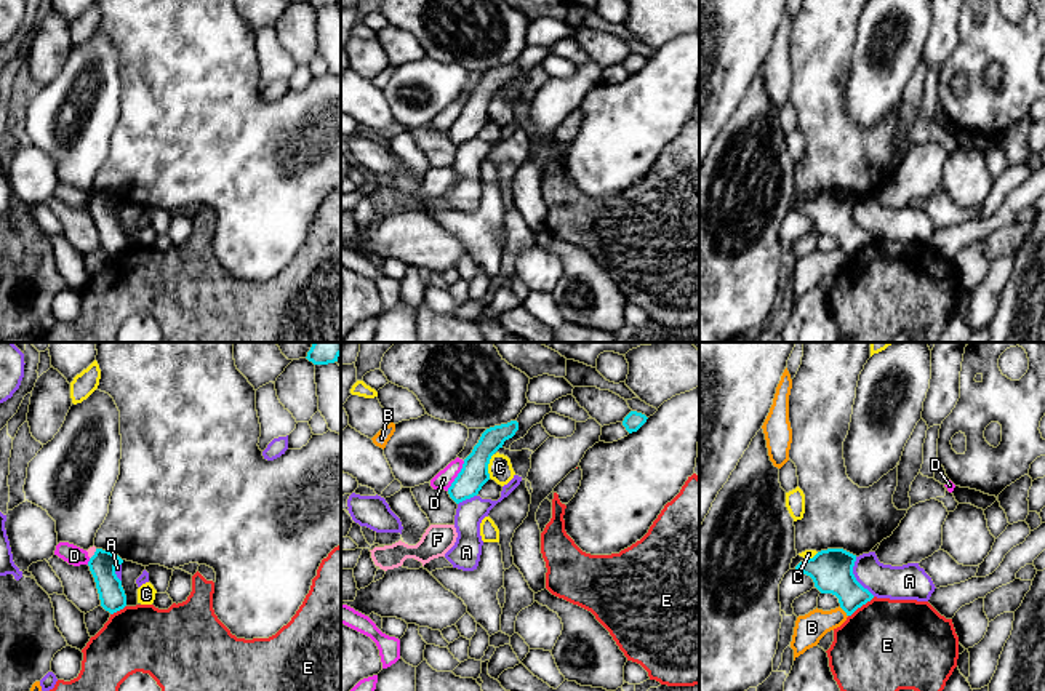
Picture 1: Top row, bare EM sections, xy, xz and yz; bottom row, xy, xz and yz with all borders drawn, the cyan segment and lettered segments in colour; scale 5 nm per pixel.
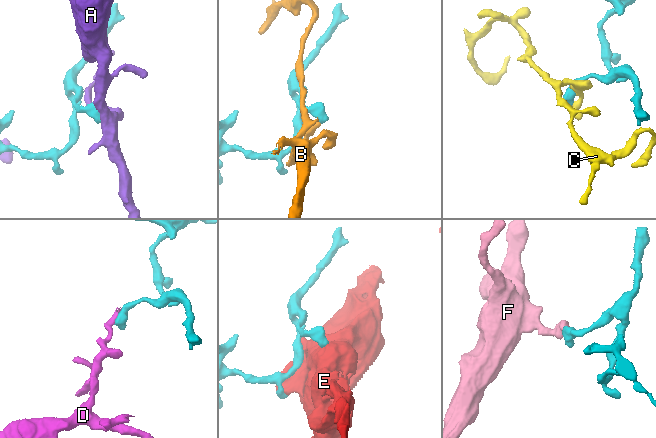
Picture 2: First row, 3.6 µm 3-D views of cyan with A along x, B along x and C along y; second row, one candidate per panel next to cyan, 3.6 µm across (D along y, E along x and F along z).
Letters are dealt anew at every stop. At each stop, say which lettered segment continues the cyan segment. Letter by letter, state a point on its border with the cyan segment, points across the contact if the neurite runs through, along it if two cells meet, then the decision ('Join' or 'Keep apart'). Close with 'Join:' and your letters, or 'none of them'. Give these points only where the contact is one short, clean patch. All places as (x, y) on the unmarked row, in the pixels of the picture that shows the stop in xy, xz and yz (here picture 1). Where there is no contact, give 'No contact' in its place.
A: Touches cyan at yz (855, 219). Boundary: yz (855, 199), (853, 218), (874, 237). Keep apart
B: Touches cyan at yz (844, 251). Boundary: yz (839, 248), (847, 258). Keep apart
C: Touches cyan at xz (487, 107). Keep apart
D: Touches cyan at xz (458, 117). Boundary: xz (464, 103), (447, 131). Keep apart
E: Touches cyan at yz (861, 247). Keep apart
F: Touches cyan at xy (95, 195). Boundary: xy (96, 191), (90, 200). Keep apart
Join: none of them

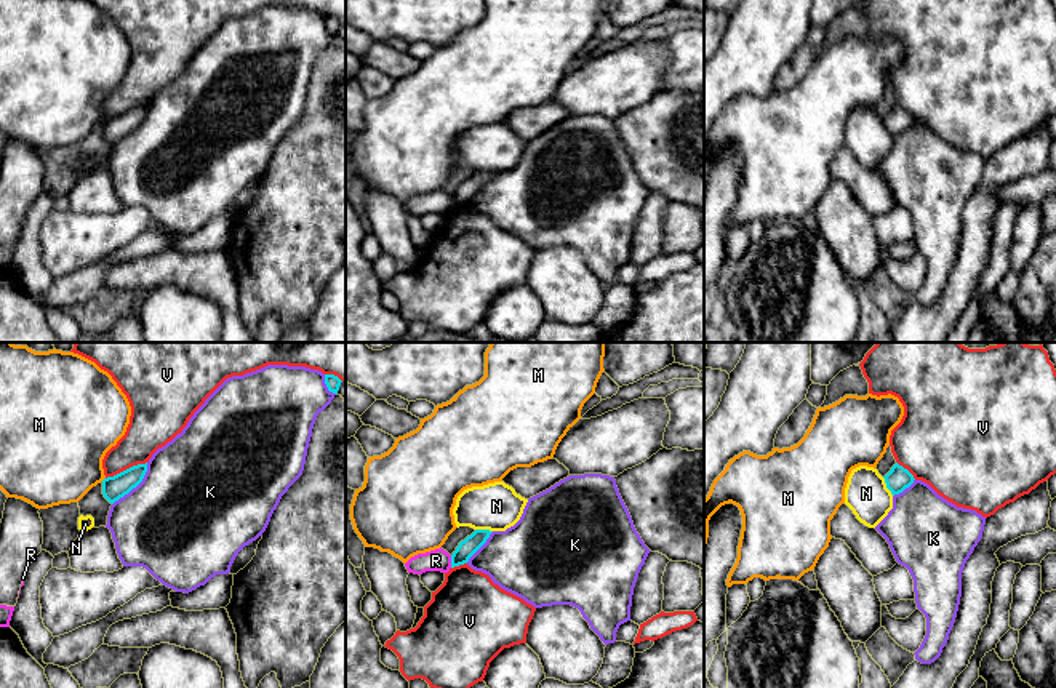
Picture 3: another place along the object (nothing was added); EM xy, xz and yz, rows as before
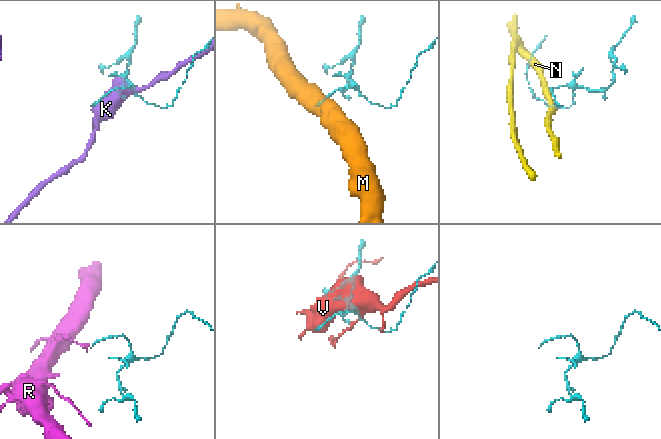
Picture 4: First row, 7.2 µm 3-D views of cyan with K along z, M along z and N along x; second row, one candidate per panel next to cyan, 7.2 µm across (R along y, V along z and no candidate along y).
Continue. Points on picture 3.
K: Touches cyan at xy (135, 128). Keep apart
M: No contact. Keep apart
N: Touches cyan at yz (887, 128). Keep apart
R: Touches cyan at xz (452, 204). Boundary: xz (450, 197), (452, 208). Keep apart
V: Touches cyan at xy (127, 111). Keep apart
Join: none of them

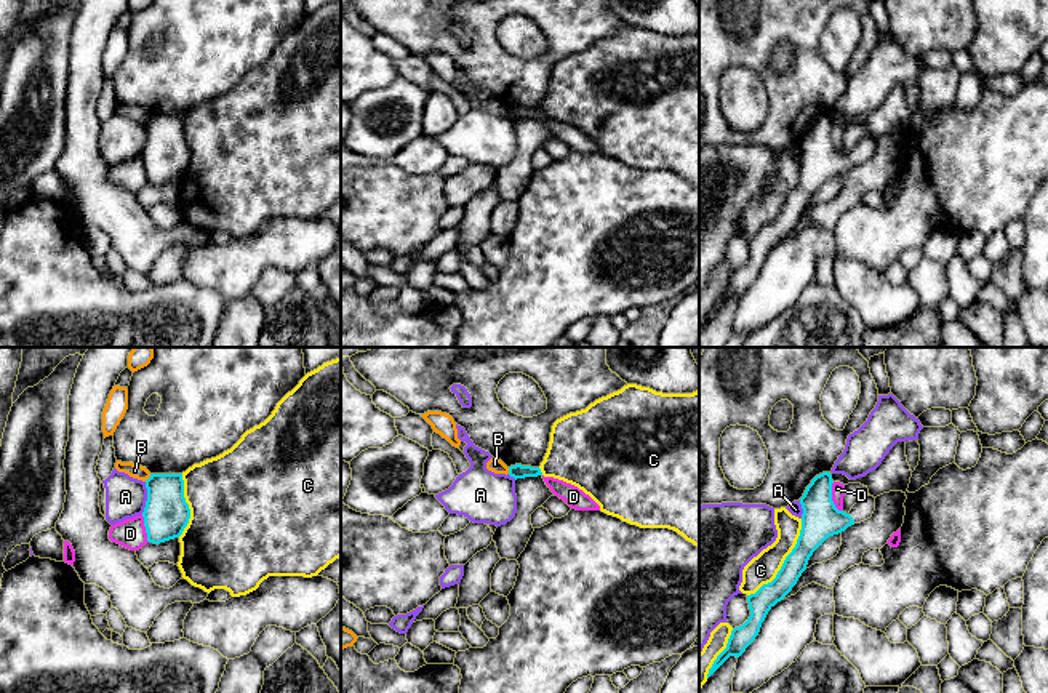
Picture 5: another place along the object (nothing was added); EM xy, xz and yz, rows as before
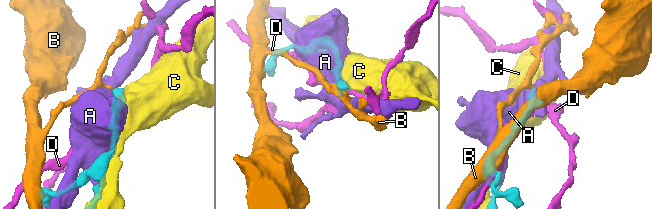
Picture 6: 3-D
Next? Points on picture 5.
A: Touches cyan at xy (148, 140). Keep apart
B: Touches cyan at xy (149, 119). Boundary: xy (151, 116), (144, 122). Keep apart
C: Touches cyan at yz (784, 204). Keep apart
D: Touches cyan at yz (831, 140). Boundary: yz (832, 124), (832, 144), (842, 152). Keep apart
Join: none of them

